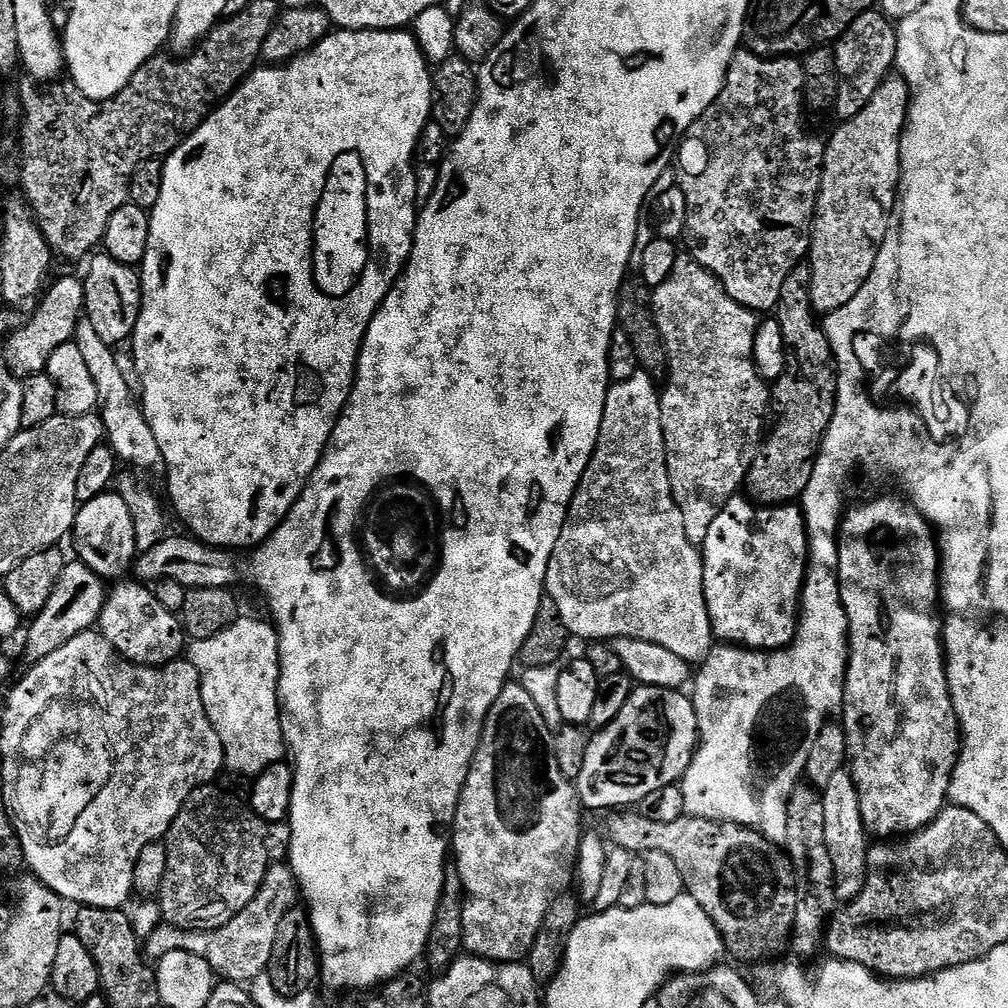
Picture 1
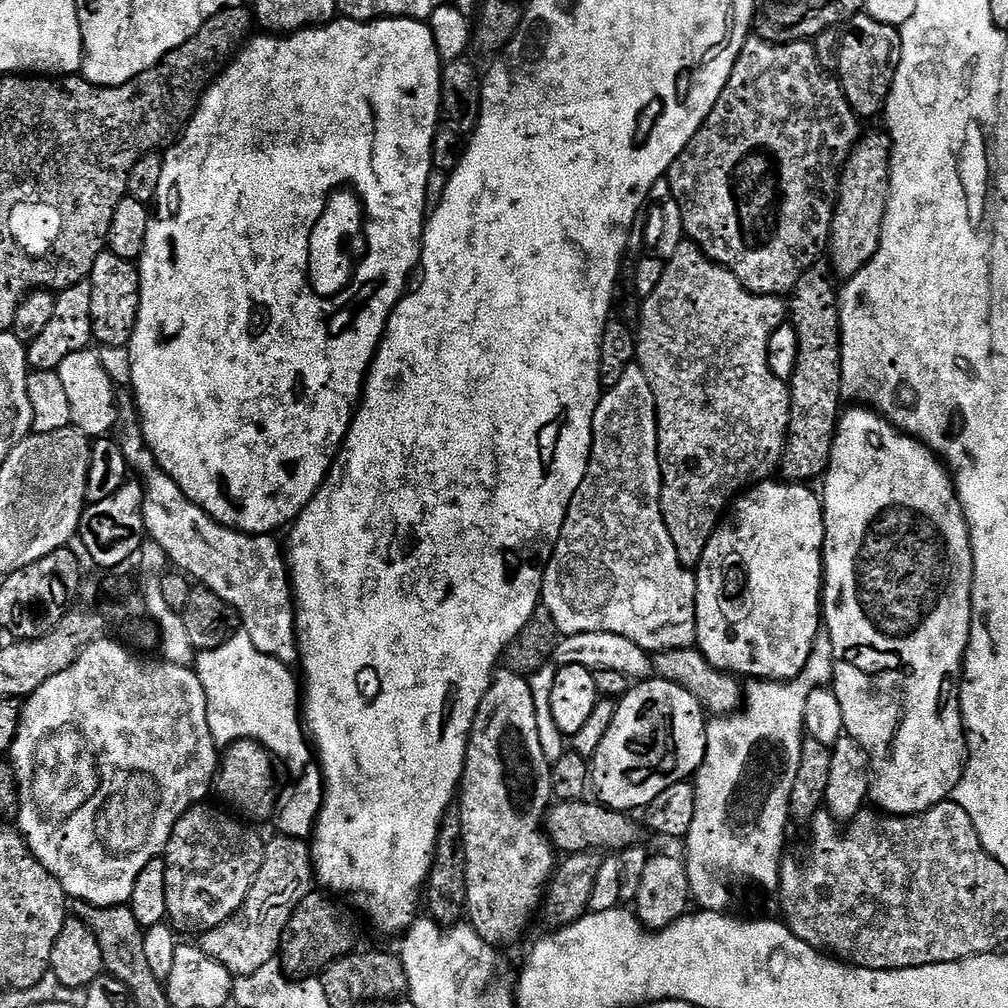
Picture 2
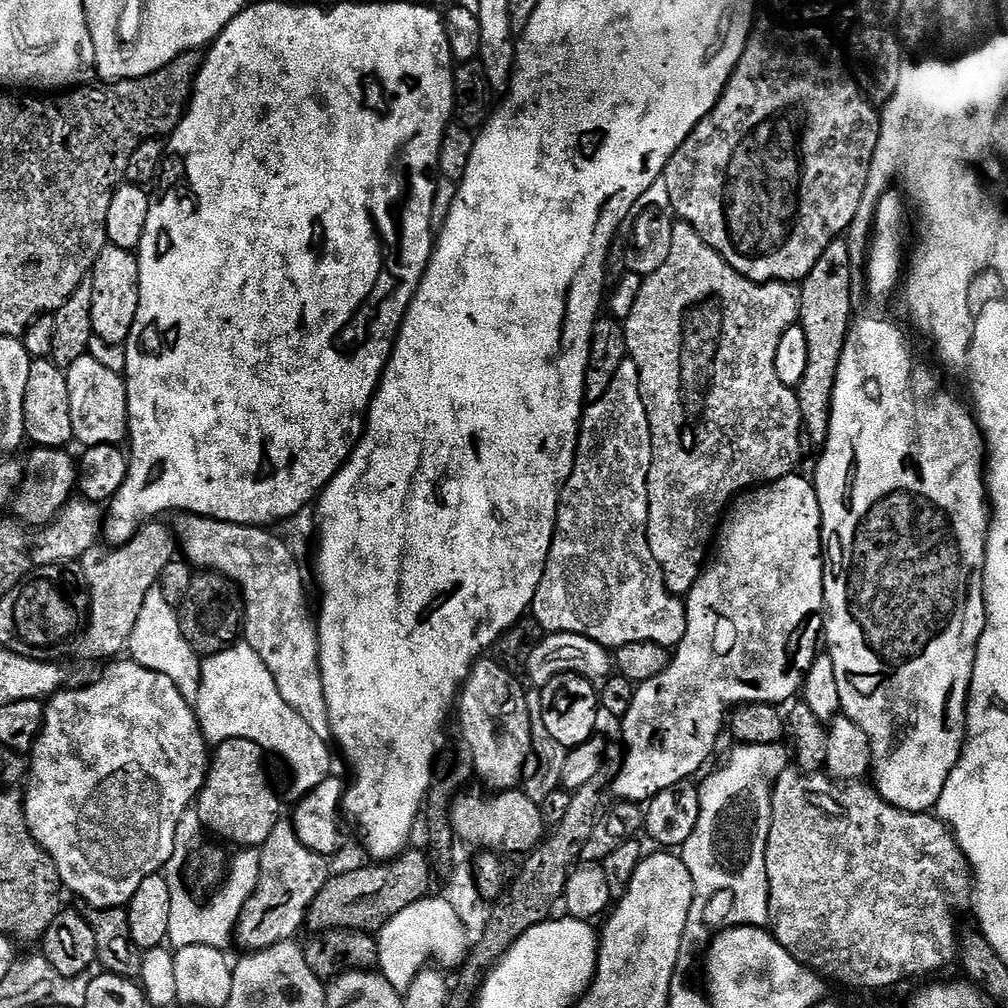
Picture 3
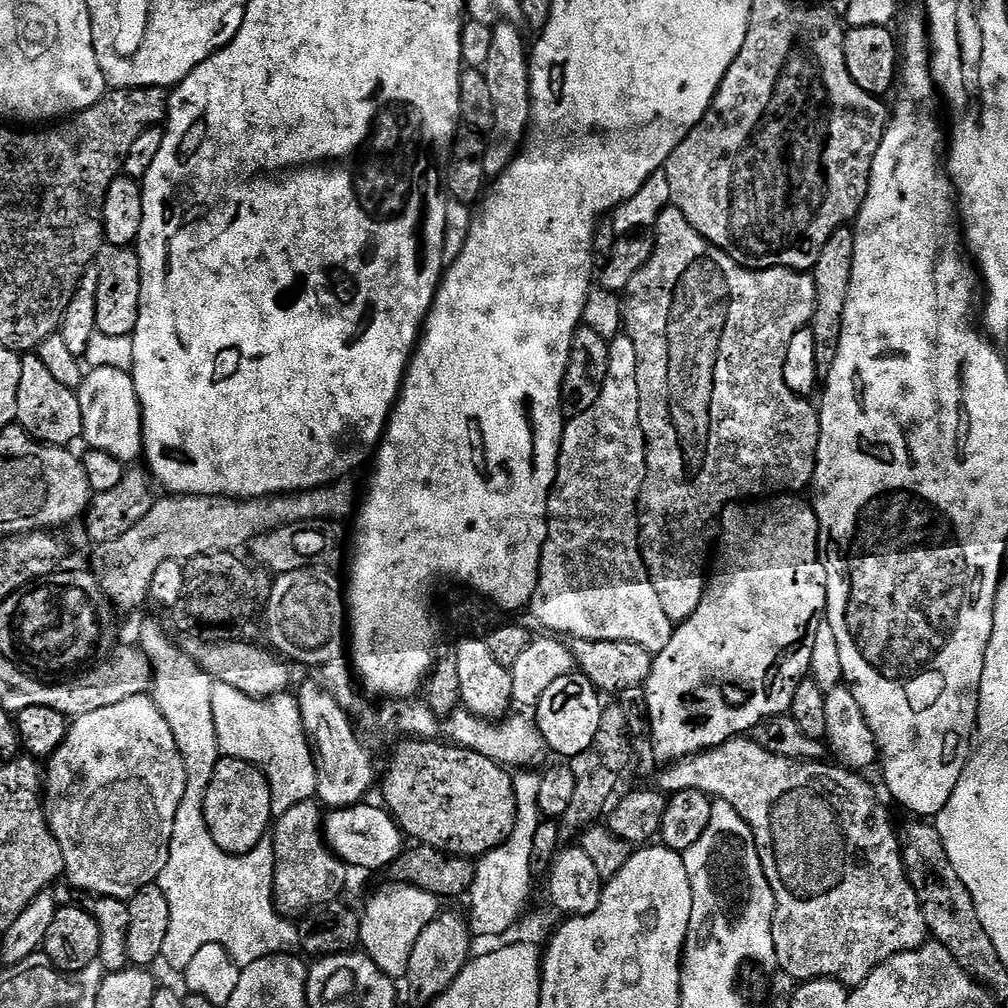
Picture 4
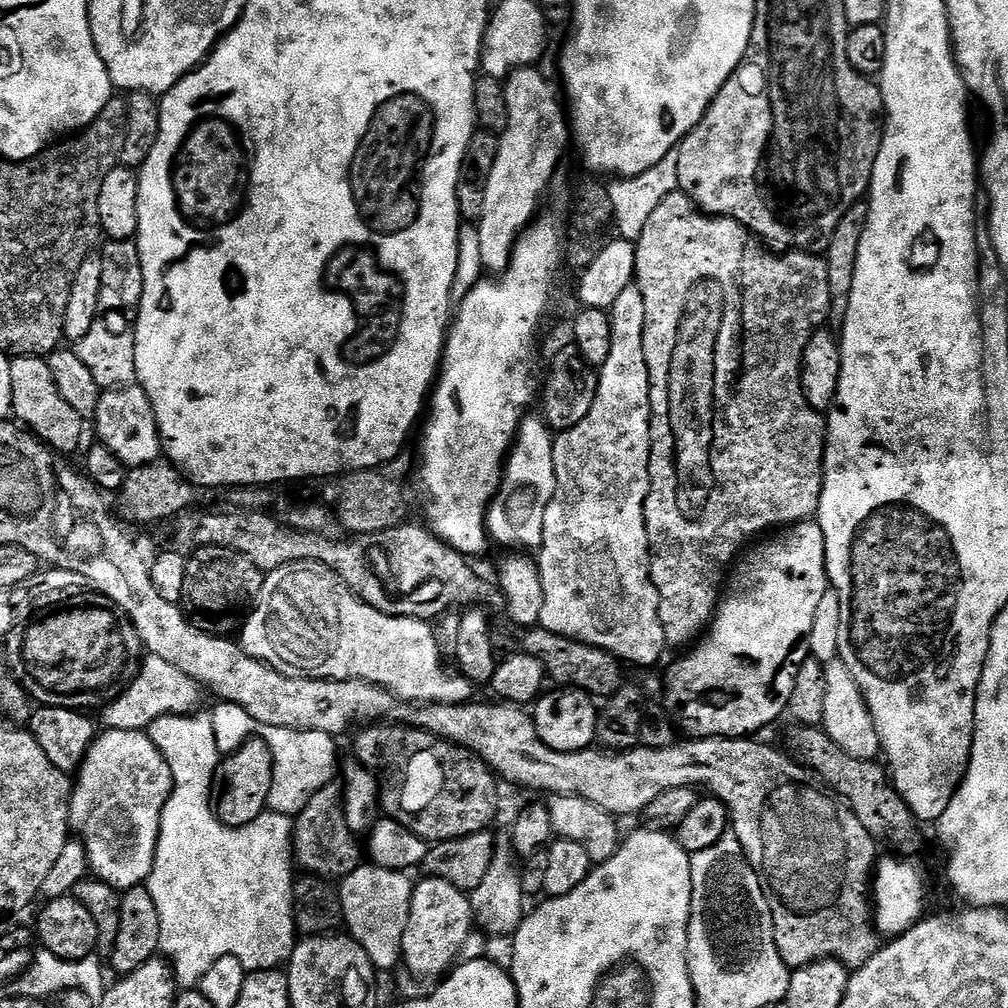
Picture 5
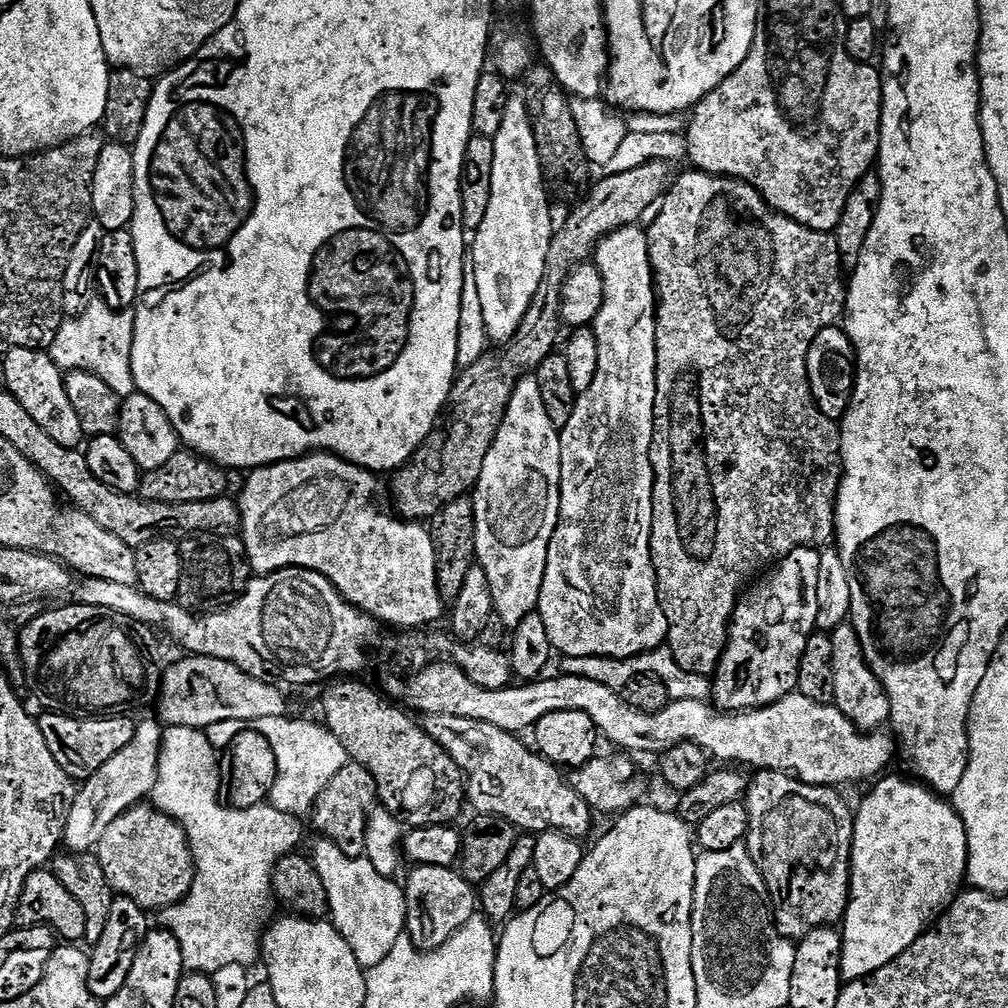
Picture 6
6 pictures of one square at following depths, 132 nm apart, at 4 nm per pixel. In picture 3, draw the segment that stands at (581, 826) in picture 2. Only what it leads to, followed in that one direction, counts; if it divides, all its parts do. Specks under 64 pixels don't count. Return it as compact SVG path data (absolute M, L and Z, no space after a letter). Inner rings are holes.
M500 790L495 794L488 794L492 796L467 796L468 794L461 794L457 796L456 803L452 806L452 828L456 831L456 838L462 839L471 845L476 850L500 850L498 848L505 848L508 852L522 852L521 854L528 854L533 849L539 847L546 836L546 827L543 822L543 814L541 812L541 805L534 803L527 796L524 790Z

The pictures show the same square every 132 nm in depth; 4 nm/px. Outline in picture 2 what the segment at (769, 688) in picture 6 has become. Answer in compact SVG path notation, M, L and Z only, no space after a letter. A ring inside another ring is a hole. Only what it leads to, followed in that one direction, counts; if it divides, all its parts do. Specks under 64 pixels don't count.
M769 478L757 482L747 489L735 501L734 507L723 517L722 523L712 533L710 542L702 554L700 563L695 569L696 574L696 644L706 659L717 668L724 670L728 665L727 644L736 644L737 677L755 678L757 680L792 680L800 676L808 665L810 654L822 632L822 581L824 578L824 505L821 497L811 492L809 485L804 482L785 482L780 478ZM649 678L635 686L629 687L626 695L619 697L614 714L614 722L610 722L610 730L606 730L606 738L602 738L602 746L598 746L596 755L590 760L590 784L596 787L595 799L605 808L616 812L635 813L647 808L662 790L674 786L678 782L695 777L704 761L708 745L706 713L700 703L682 686L671 684L659 678Z

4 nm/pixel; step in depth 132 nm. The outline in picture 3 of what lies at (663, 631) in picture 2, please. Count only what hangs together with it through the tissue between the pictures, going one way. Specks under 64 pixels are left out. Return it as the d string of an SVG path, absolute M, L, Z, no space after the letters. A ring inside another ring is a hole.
M629 358L622 362L622 366L618 366L618 374L614 374L614 382L610 382L610 390L606 390L606 394L602 394L600 400L593 400L585 407L584 419L580 422L580 437L576 447L574 470L560 495L560 505L556 515L556 533L552 539L542 582L534 594L530 609L531 615L541 624L545 633L569 632L574 635L584 635L586 638L593 639L594 642L604 644L609 650L621 648L630 642L654 642L672 650L682 642L688 625L686 622L688 609L685 601L679 596L673 596L672 591L666 586L660 563L654 556L654 550L650 548L648 541L648 471L651 461L652 435L640 389L640 371L635 362Z

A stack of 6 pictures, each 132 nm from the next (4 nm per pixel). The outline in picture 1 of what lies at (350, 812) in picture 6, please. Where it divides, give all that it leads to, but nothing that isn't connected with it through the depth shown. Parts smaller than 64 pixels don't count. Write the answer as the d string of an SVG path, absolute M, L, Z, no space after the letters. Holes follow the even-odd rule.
M284 862L273 863L253 901L225 925L212 931L188 931L163 922L146 939L146 952L156 962L166 954L174 954L174 950L198 954L198 958L208 961L217 977L228 982L250 982L255 976L265 975L270 950L274 950L274 937L278 934L278 922L282 922L297 900L298 889L292 869Z

